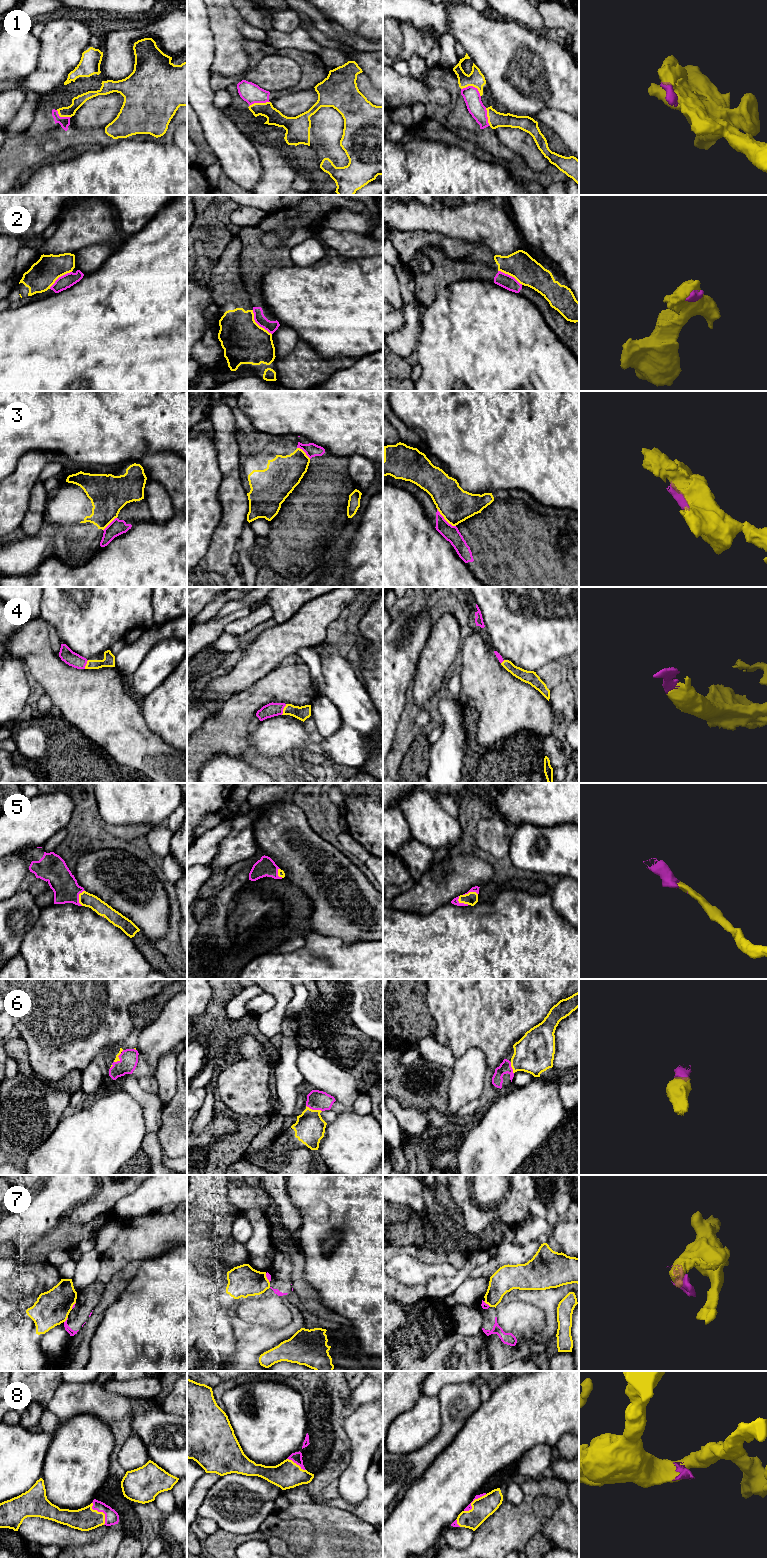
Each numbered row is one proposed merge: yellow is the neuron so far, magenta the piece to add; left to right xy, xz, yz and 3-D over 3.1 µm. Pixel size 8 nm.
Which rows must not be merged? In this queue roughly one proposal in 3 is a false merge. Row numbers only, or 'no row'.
1, 2, 3, 7

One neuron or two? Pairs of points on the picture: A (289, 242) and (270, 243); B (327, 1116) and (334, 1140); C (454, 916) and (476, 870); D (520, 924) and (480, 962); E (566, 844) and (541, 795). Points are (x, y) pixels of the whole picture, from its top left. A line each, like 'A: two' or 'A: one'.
A: one
B: two
C: two
D: one
E: two

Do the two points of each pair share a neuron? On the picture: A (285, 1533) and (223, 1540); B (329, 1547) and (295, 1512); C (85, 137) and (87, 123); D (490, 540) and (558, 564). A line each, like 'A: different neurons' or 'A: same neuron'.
A: same neuron
B: same neuron
C: different neurons
D: same neuron

